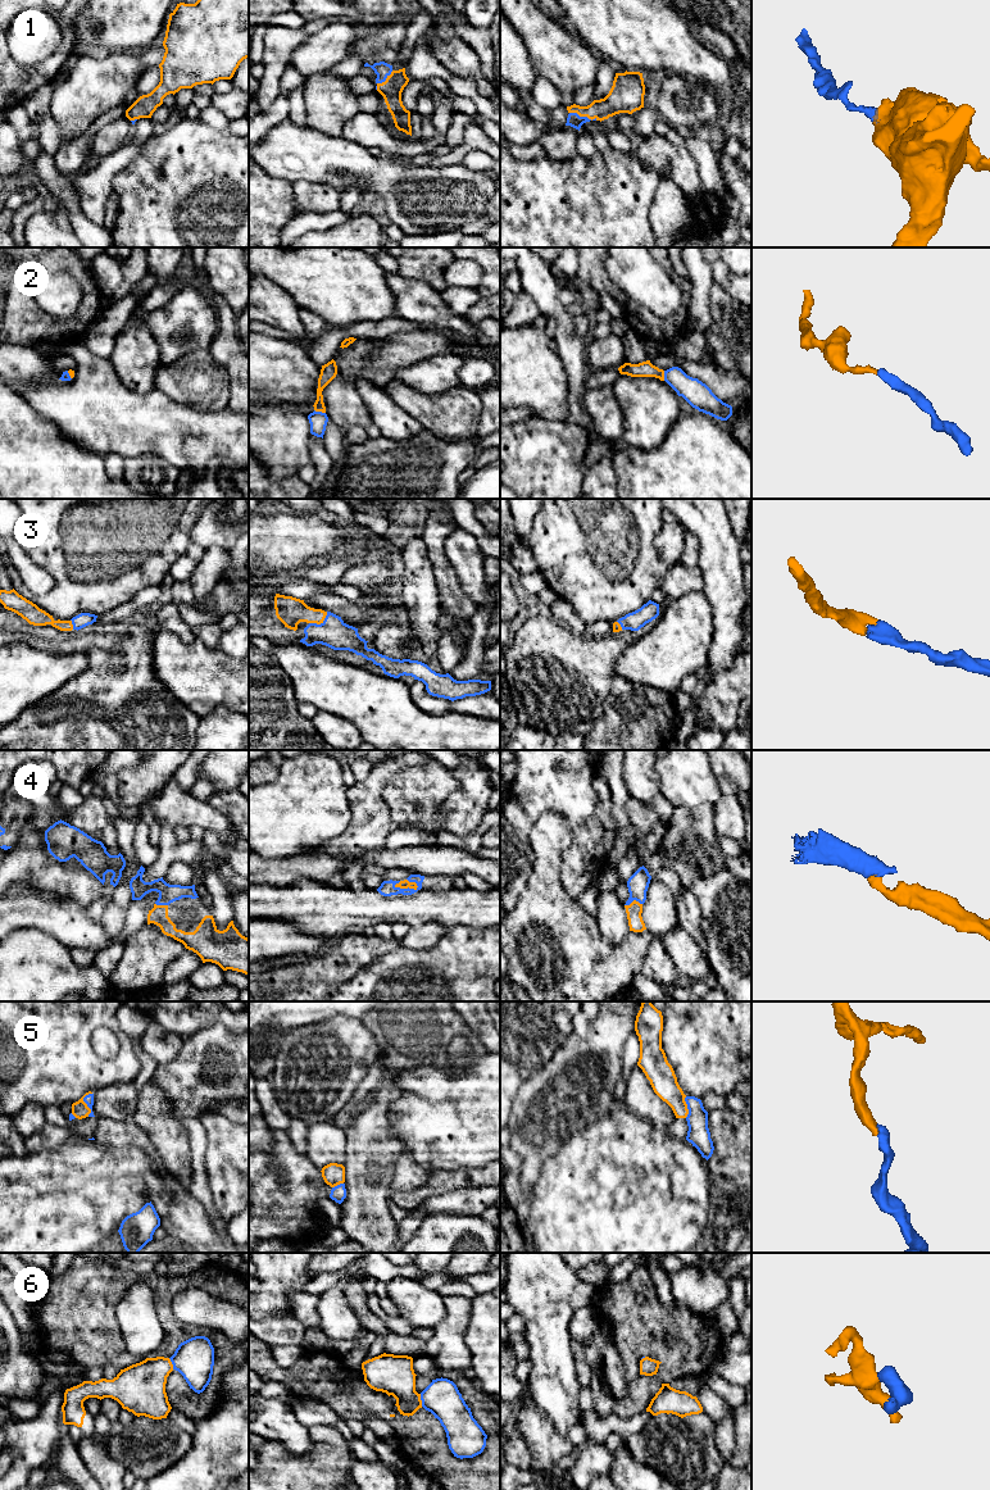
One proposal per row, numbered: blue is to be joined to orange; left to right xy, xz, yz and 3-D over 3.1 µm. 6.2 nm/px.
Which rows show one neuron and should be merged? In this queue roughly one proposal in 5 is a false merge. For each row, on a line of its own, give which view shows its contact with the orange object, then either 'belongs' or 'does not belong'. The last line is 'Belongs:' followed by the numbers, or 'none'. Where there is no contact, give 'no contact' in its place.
1: contact in yz; belongs
2: contact in xz; belongs
3: contact in xz; belongs
4: contact in xz; belongs
5: contact in xy; belongs
6: contact in xz; belongs
Belongs: 1, 2, 3, 4, 5, 6

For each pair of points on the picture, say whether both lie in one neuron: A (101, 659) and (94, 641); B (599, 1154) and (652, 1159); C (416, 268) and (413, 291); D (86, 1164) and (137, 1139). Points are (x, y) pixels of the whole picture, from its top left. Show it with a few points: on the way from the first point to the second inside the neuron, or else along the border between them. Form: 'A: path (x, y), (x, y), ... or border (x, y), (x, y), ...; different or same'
A: border (126, 639), (112, 649), (92, 648), (86, 654); different
B: path (612, 1159), (639, 1159); same
C: border (399, 273), (407, 278), (421, 280), (440, 292); different
D: border (95, 1139), (113, 1146), (139, 1146), (150, 1158); different

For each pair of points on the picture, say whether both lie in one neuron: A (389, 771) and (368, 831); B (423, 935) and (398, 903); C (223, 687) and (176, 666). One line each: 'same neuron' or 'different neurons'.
A: same neuron
B: different neurons
C: same neuron

